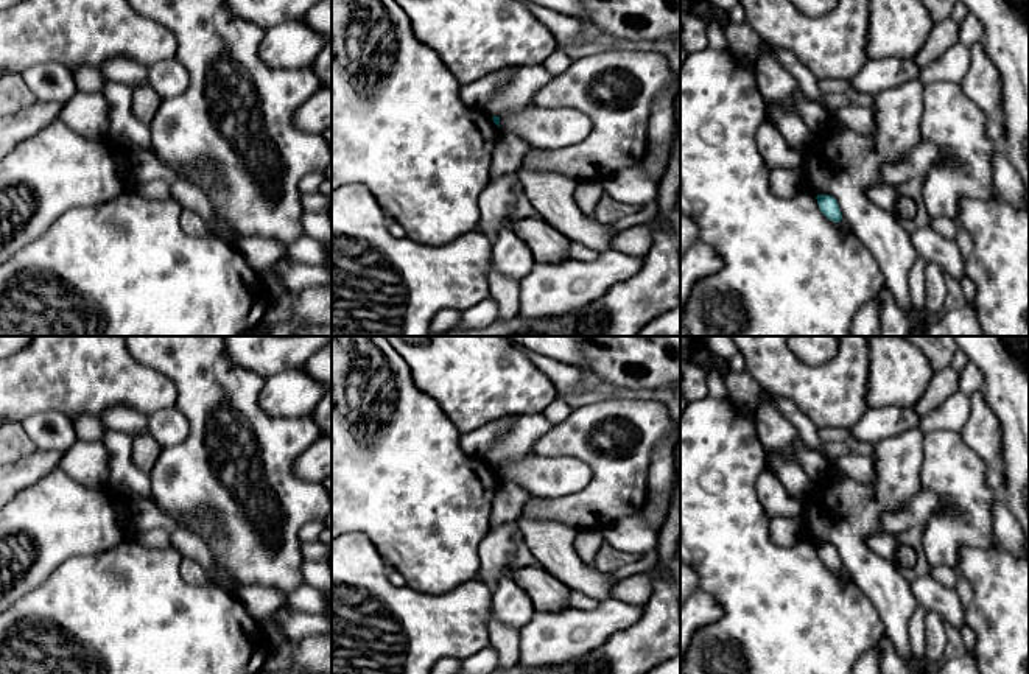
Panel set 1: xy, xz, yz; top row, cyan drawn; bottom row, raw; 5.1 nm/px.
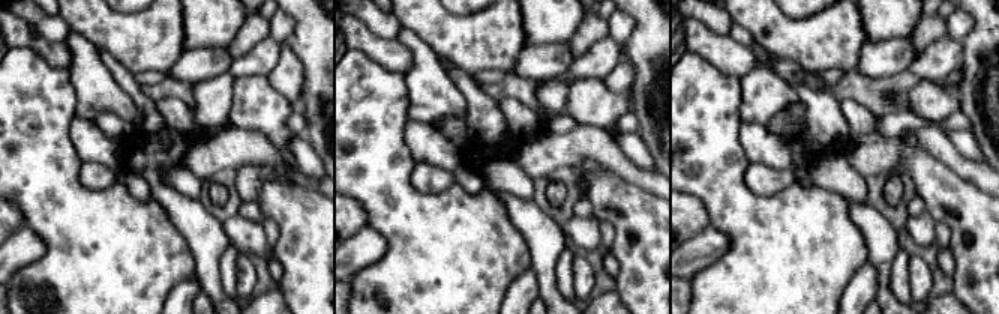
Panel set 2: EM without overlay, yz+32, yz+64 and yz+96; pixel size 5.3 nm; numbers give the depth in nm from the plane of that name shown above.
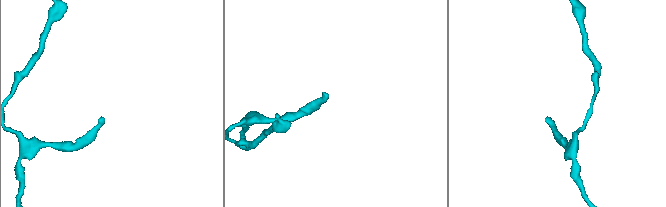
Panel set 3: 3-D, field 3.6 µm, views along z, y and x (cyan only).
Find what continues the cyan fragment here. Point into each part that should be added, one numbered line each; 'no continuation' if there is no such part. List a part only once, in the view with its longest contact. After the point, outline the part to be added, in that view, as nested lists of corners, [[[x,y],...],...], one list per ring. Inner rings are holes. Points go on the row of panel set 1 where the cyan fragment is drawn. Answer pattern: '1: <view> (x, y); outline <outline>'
no continuation

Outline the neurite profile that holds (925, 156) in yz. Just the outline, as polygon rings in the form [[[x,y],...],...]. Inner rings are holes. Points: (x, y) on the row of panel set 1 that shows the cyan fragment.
[[[923,139],[912,151],[898,163],[886,163],[883,167],[883,182],[889,187],[898,188],[911,179],[926,179],[928,173],[940,165],[956,165],[950,154],[943,154],[928,139]]]

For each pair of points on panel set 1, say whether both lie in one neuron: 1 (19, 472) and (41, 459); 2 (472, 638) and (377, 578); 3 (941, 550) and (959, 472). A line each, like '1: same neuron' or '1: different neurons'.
1: same neuron
2: same neuron
3: same neuron

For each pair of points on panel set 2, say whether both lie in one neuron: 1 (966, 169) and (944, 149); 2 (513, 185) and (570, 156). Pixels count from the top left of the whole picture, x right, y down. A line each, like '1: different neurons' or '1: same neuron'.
1: same neuron
2: different neurons

